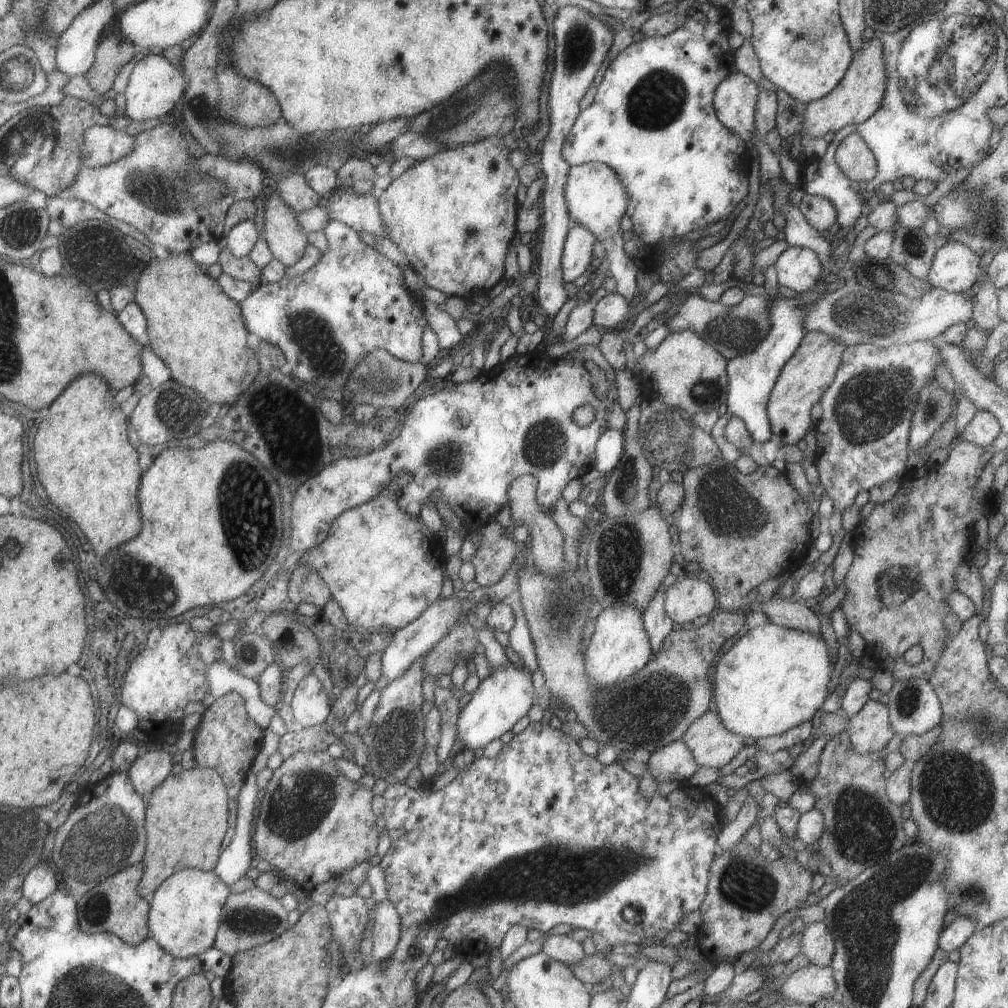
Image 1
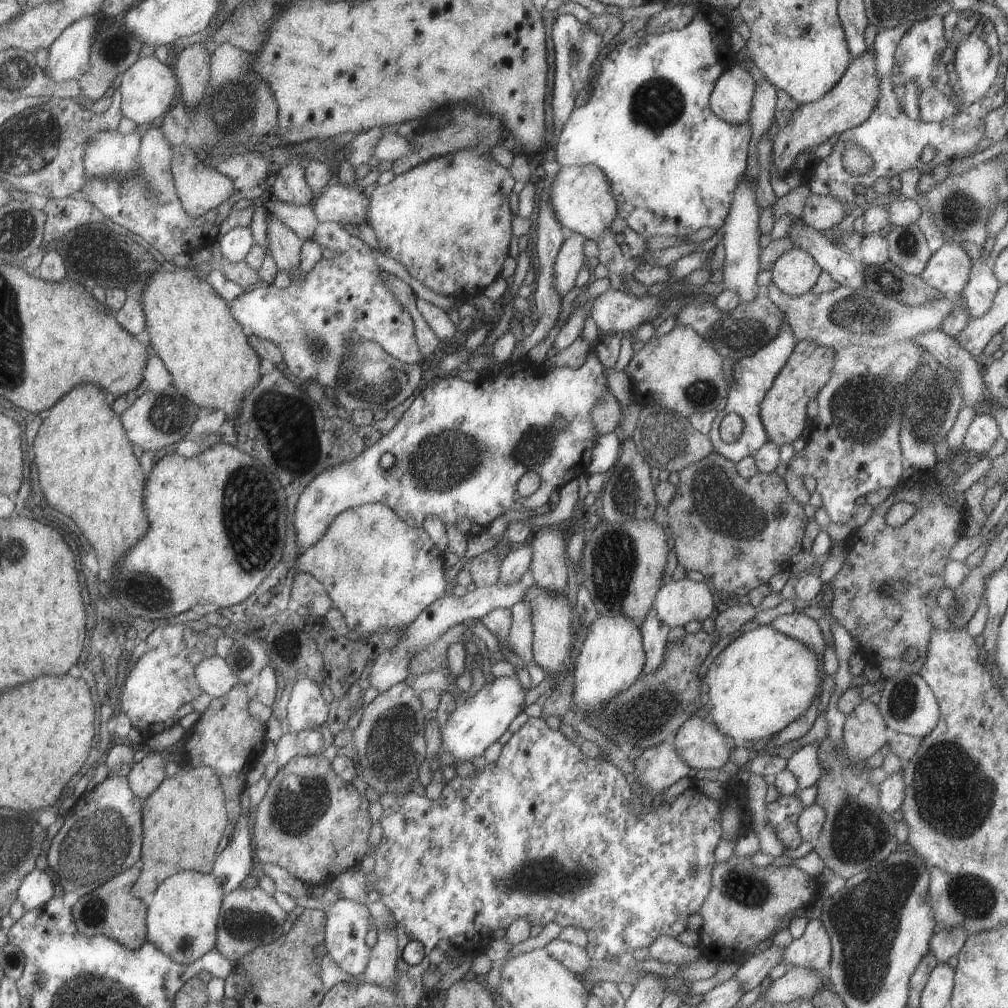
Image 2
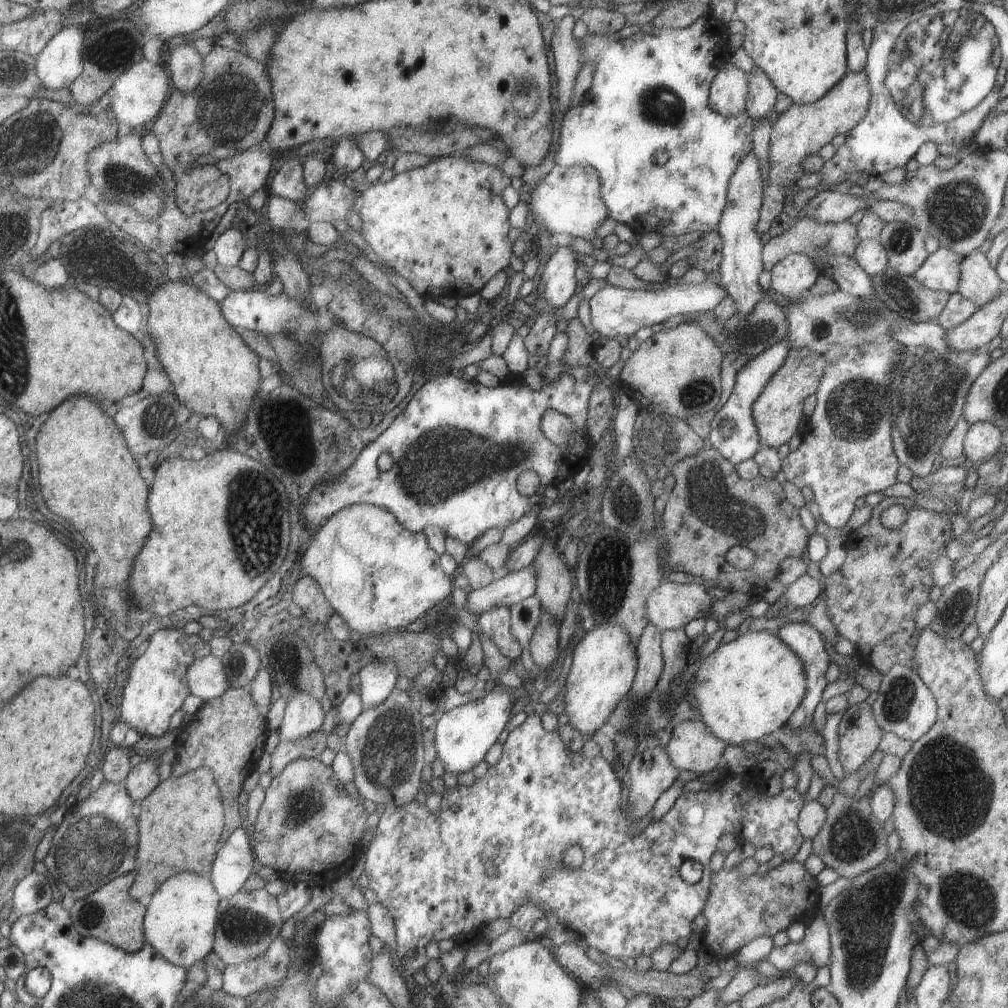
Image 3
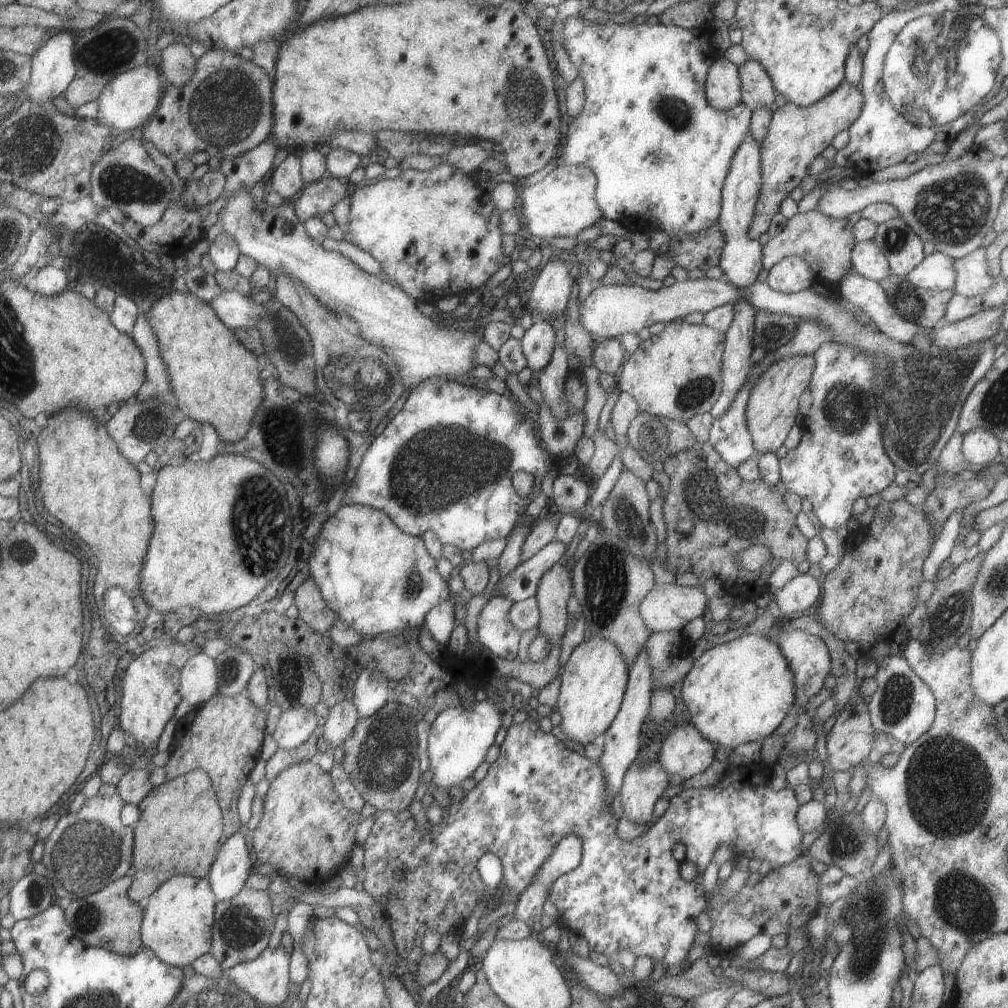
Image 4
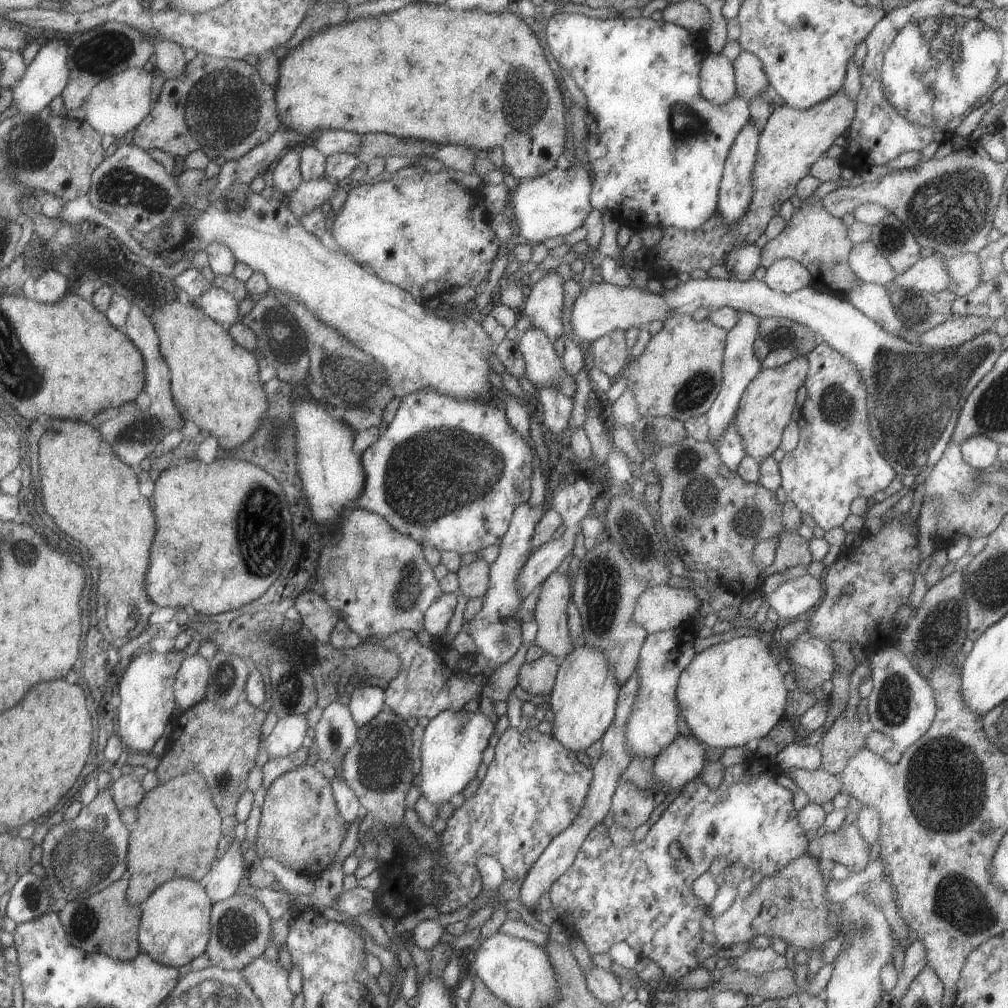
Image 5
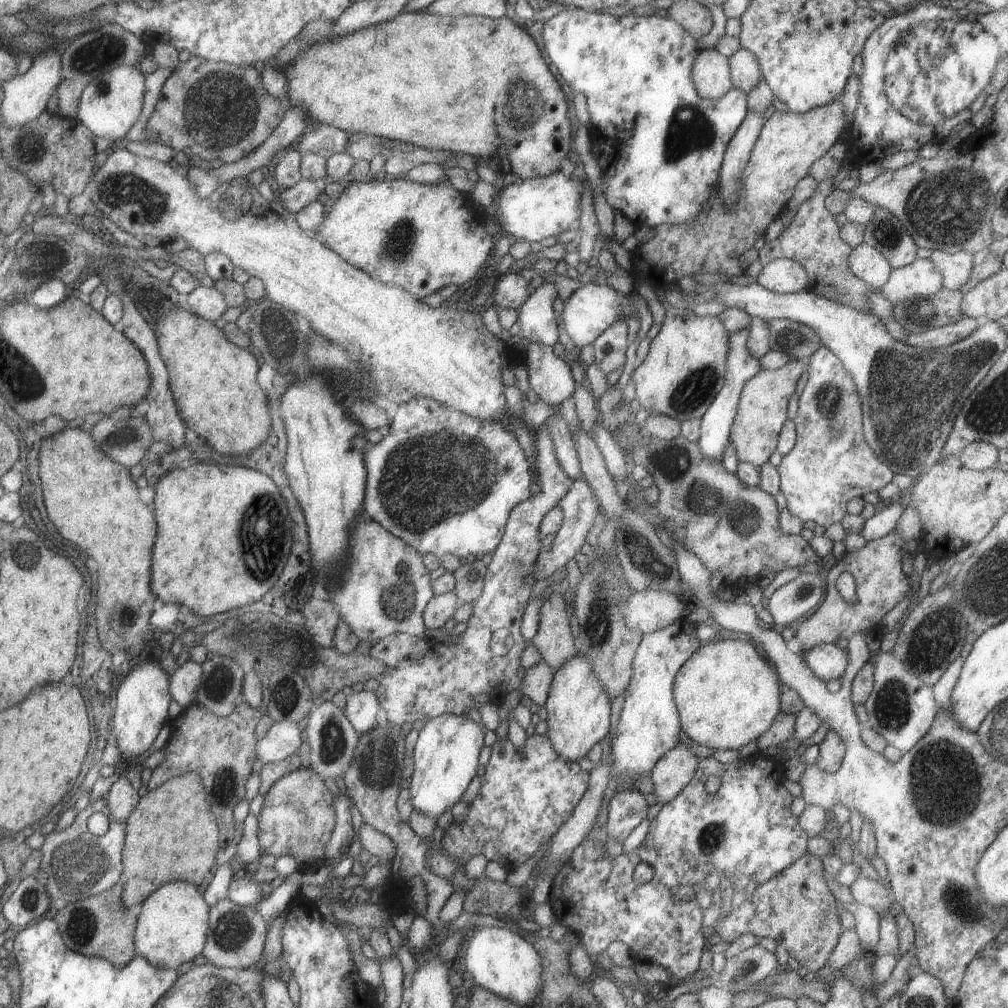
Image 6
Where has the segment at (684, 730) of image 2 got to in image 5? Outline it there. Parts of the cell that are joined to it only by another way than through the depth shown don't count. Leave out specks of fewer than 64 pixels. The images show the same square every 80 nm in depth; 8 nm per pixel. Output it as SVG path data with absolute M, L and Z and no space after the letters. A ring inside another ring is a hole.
M690 732L678 734L663 747L651 760L649 768L656 782L677 789L697 778L705 764L705 745Z

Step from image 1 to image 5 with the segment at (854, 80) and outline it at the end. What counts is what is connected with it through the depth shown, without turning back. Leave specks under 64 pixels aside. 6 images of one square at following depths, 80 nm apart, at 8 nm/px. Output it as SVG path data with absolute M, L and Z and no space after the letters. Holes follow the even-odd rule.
M841 89L805 110L797 110L785 104L776 106L758 134L757 154L752 172L754 191L743 219L735 225L726 225L715 211L713 216L692 231L675 227L661 228L661 240L648 249L643 270L648 272L651 279L660 282L677 273L689 274L695 268L706 272L711 266L724 265L727 252L753 244L763 234L767 222L777 215L783 202L794 194L795 184L809 172L813 162L825 154L831 145L841 140L843 132L848 130L853 120L855 109L855 100Z

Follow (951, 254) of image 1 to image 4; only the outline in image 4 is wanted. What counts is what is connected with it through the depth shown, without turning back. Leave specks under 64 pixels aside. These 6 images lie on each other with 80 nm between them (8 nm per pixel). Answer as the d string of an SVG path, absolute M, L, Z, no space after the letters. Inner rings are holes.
M933 251L908 272L904 279L914 287L932 291L954 290L955 271L954 259L950 256Z

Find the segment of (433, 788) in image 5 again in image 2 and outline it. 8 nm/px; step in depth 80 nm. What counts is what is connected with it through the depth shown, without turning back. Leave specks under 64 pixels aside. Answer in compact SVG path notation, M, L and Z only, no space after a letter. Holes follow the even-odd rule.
M513 676L497 677L479 687L479 690L473 696L466 698L461 706L456 706L456 709L449 715L447 722L440 728L440 746L441 750L449 752L453 756L453 762L471 761L474 756L479 756L482 752L497 738L508 729L510 722L523 711L523 696L527 690L523 688L520 680Z

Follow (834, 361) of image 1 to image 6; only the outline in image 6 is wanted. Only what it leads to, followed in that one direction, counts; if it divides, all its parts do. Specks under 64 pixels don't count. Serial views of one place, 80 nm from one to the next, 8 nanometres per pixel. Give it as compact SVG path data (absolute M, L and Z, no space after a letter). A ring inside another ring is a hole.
M789 360L776 369L762 368L745 382L729 433L729 443L734 446L738 462L745 461L759 467L769 460L775 451L779 430L786 419L787 400L793 394L795 382L805 370L805 365L805 360Z

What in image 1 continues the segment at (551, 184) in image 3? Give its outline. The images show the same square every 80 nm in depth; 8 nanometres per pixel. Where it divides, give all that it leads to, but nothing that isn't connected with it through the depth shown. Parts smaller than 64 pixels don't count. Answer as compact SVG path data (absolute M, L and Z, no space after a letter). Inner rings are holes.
M586 162L570 165L564 186L564 197L570 224L577 223L585 227L596 238L596 241L602 244L605 252L603 258L609 265L606 270L609 276L613 276L616 280L616 292L629 302L637 292L638 266L623 251L624 242L621 237L622 231L619 229L619 220L626 214L628 192L617 173L605 163Z

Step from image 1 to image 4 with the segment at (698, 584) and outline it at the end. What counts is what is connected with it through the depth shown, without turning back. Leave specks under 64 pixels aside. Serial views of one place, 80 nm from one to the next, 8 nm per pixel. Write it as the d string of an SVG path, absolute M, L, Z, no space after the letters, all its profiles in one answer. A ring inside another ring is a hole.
M675 583L655 584L639 603L639 614L650 632L653 631L678 631L681 632L686 622L692 618L707 616L705 606L707 596L701 587L682 586Z

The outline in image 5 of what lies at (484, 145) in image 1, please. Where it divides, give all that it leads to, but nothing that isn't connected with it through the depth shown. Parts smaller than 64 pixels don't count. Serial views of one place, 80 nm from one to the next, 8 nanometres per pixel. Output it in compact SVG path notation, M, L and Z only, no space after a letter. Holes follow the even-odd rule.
M438 171L434 173L417 173L412 177L399 178L397 176L378 178L369 181L367 184L360 184L351 188L346 194L346 200L340 209L339 213L335 215L334 222L331 226L330 232L337 244L339 250L355 260L357 264L366 264L368 270L375 273L381 280L394 284L400 289L408 292L417 303L422 305L426 300L441 296L443 293L449 293L461 286L477 286L479 282L486 280L491 266L493 266L493 260L497 254L498 247L500 246L500 240L493 233L493 230L489 227L490 216L486 212L483 195L480 195L479 190L468 189L463 185L458 184L449 178L449 175L445 171Z

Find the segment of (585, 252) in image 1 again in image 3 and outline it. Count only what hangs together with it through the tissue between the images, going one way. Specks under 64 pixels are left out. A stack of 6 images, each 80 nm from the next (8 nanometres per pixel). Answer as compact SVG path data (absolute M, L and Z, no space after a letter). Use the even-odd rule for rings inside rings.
M569 245L557 247L541 270L537 291L556 309L563 307L580 288L573 275L580 264L578 256Z

